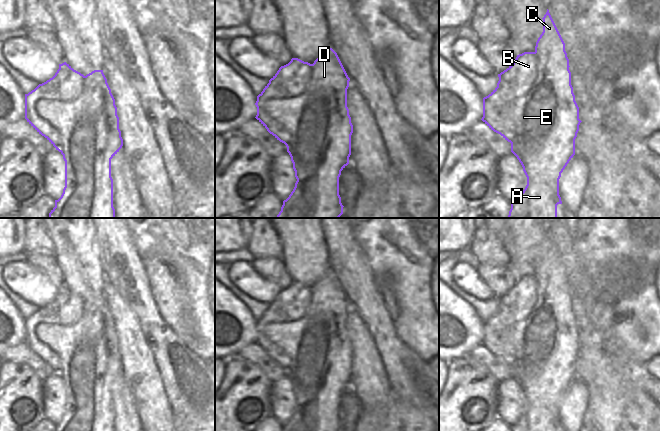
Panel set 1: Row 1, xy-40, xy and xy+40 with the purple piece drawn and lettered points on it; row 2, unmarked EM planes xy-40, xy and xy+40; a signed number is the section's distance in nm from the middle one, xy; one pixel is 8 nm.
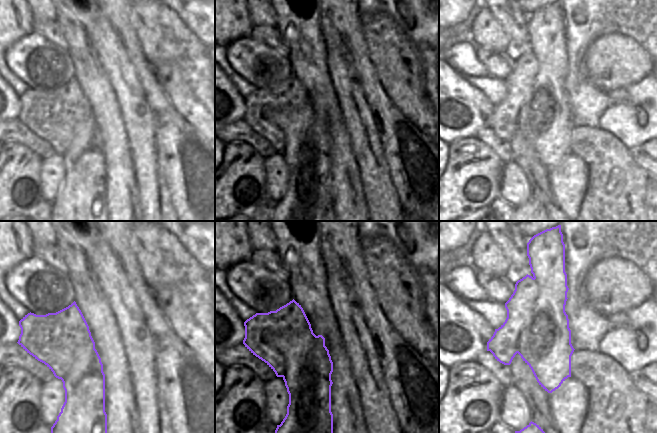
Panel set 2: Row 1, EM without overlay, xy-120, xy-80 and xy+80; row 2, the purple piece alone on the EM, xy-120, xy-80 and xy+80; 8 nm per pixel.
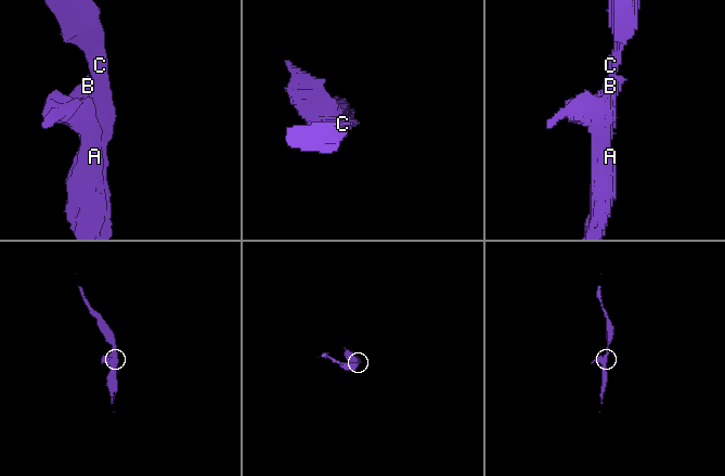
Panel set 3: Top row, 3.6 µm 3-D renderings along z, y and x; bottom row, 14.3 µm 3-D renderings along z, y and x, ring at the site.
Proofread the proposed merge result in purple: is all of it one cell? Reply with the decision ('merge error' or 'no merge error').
merge error

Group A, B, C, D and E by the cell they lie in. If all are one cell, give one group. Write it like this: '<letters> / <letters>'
A C D E / B

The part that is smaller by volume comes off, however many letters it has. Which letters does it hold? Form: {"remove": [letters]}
{"remove": ["B"]}

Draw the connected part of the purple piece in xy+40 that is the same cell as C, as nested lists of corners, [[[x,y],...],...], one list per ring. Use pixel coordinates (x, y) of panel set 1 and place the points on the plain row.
[[[547,233],[543,243],[543,256],[538,262],[535,277],[539,283],[537,301],[533,311],[526,320],[512,324],[499,332],[501,341],[506,344],[513,355],[511,376],[517,381],[527,401],[527,409],[519,421],[511,426],[511,431],[557,431],[562,428],[559,419],[559,403],[561,397],[575,379],[575,363],[582,346],[579,343],[579,331],[575,325],[571,309],[569,283],[565,275],[565,267]]]

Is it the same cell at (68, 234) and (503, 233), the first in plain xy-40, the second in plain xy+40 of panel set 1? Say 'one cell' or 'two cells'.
two cells

